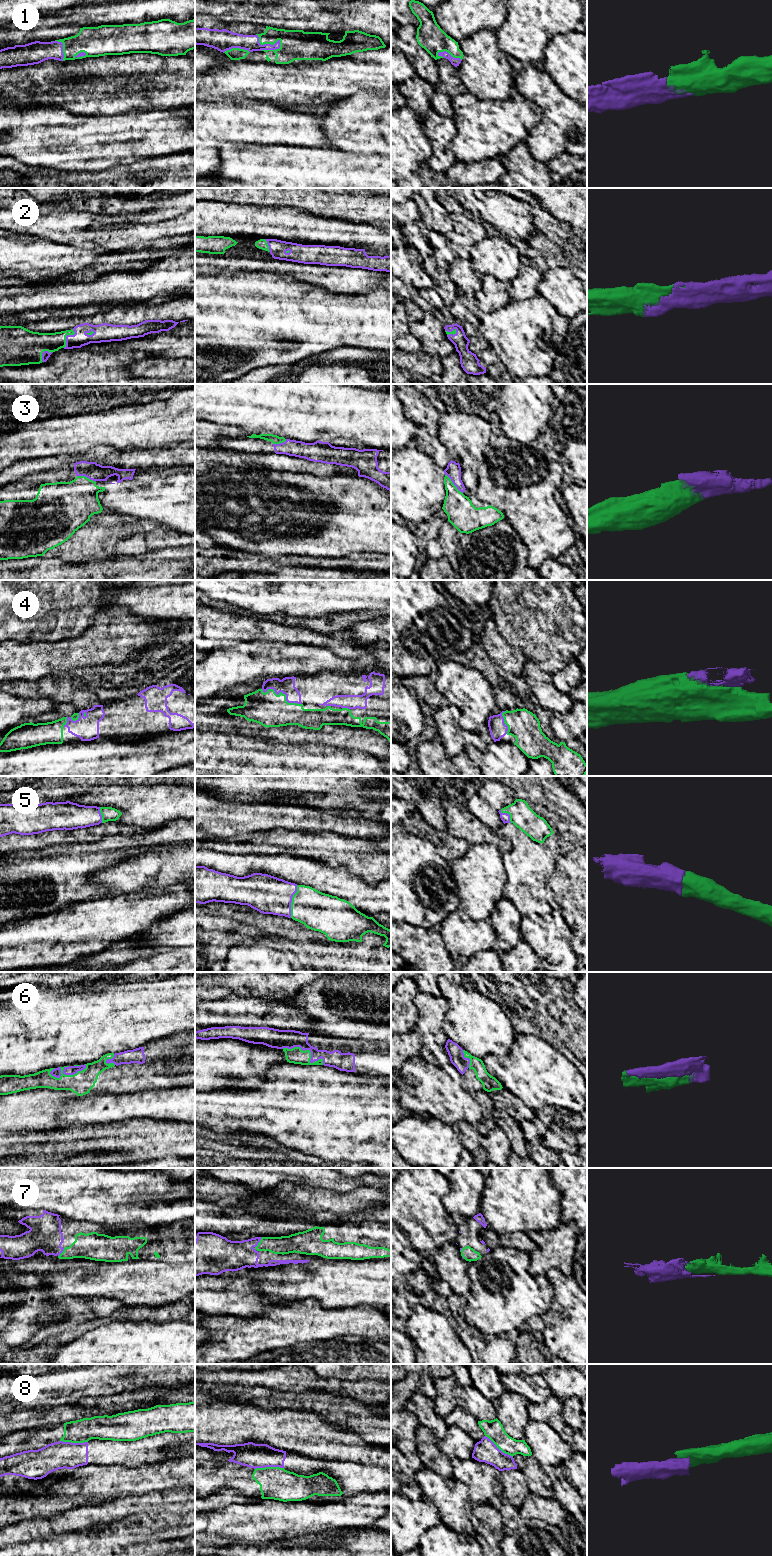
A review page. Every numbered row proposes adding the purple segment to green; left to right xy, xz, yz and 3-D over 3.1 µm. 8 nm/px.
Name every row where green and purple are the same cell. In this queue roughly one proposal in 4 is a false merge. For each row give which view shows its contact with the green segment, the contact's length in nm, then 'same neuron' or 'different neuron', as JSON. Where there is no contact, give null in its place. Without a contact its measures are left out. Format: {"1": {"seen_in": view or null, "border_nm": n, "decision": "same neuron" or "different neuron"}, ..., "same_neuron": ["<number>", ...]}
{"1": {"seen_in": "xz", "border_nm": 220, "decision": "same neuron"}, "2": {"seen_in": "xy", "border_nm": 170, "decision": "same neuron"}, "3": {"seen_in": "yz", "border_nm": 220, "decision": "same neuron"}, "4": {"seen_in": "xz", "border_nm": 340, "decision": "same neuron"}, "5": {"seen_in": "xz", "border_nm": 280, "decision": "same neuron"}, "6": {"seen_in": "xy", "border_nm": 320, "decision": "same neuron"}, "7": {"seen_in": "xz", "border_nm": 130, "decision": "same neuron"}, "8": {"seen_in": "yz", "border_nm": 280, "decision": "different neuron"}, "same_neuron": ["1", "2", "3", "4", "5", "6", "7"]}

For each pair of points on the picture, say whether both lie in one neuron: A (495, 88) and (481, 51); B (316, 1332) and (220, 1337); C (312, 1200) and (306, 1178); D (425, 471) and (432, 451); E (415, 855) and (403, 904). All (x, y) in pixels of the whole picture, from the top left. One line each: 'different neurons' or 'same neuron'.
A: same neuron
B: same neuron
C: different neurons
D: different neurons
E: same neuron

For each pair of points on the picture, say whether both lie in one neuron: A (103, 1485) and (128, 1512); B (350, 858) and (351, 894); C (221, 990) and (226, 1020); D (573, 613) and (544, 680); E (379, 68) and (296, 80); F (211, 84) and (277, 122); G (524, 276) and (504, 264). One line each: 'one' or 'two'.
A: two
B: two
C: two
D: two
E: one
F: two
G: two

